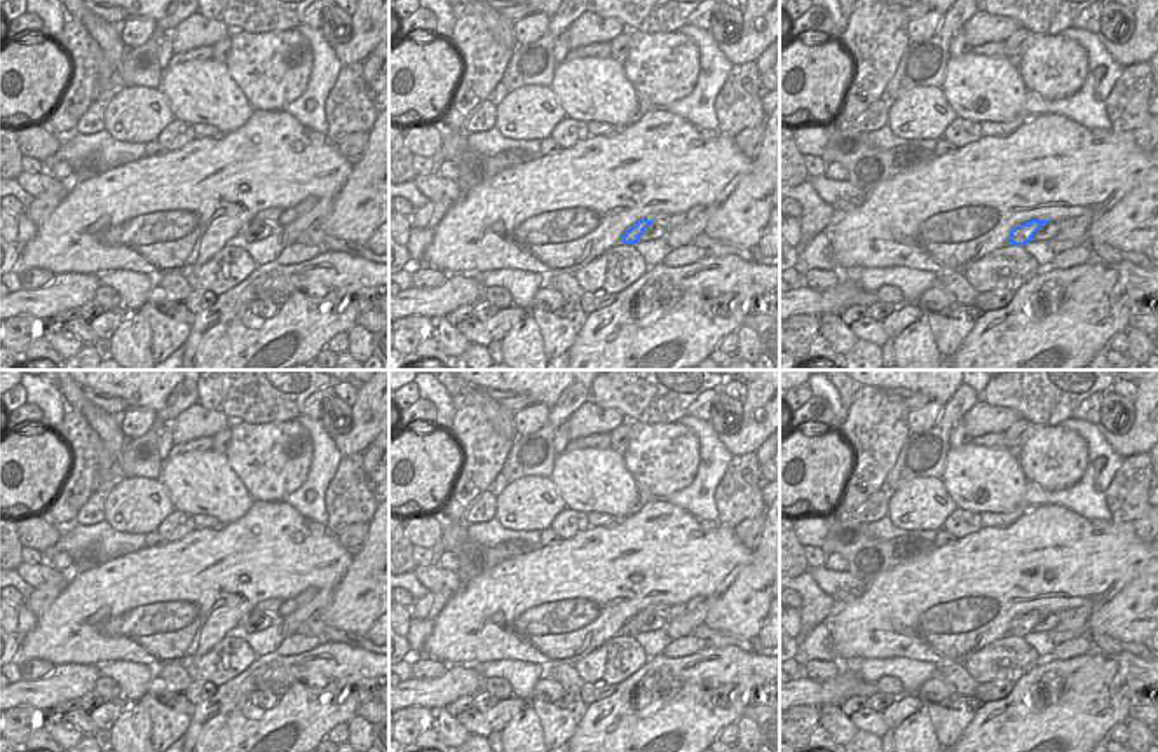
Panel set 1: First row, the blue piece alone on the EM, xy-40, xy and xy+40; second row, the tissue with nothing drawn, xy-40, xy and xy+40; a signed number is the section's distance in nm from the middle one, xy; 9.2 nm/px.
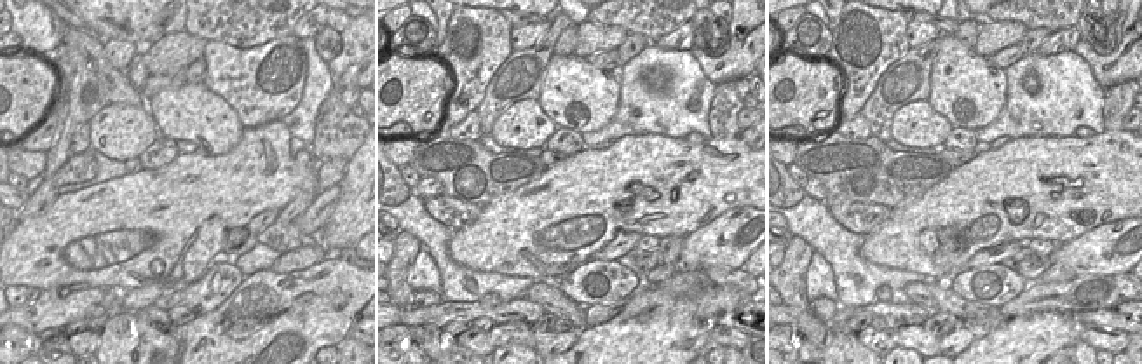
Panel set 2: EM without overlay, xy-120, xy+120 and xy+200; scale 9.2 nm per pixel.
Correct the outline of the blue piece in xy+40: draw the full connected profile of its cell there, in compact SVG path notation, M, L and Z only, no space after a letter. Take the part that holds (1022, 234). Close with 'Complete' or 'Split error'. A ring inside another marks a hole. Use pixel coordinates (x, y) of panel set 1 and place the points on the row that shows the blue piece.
M1031 220L1027 223L1022 223L1018 227L1015 227L1012 232L1010 232L1010 239L1008 239L1008 244L1015 244L1015 246L1024 246L1027 244L1029 241L1032 241L1032 236L1045 225L1045 223L1050 223L1050 220Z. Complete

